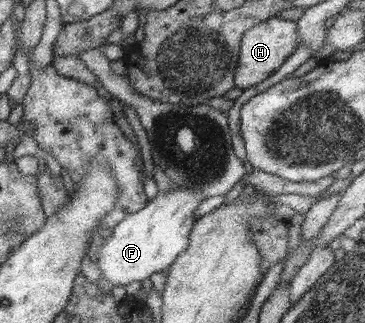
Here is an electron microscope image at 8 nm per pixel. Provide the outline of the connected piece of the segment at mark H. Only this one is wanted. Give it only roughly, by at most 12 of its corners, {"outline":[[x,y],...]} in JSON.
{"outline":[[270,17],[242,34],[234,87],[270,77],[297,47],[296,24]]}

